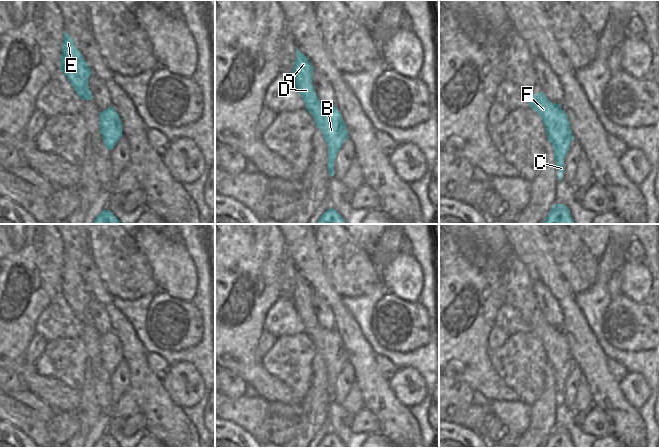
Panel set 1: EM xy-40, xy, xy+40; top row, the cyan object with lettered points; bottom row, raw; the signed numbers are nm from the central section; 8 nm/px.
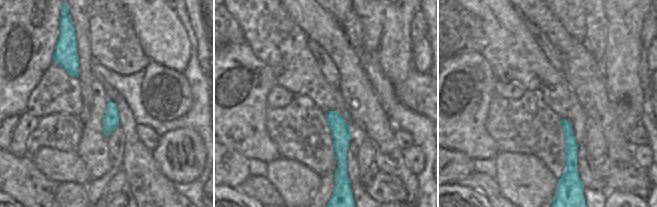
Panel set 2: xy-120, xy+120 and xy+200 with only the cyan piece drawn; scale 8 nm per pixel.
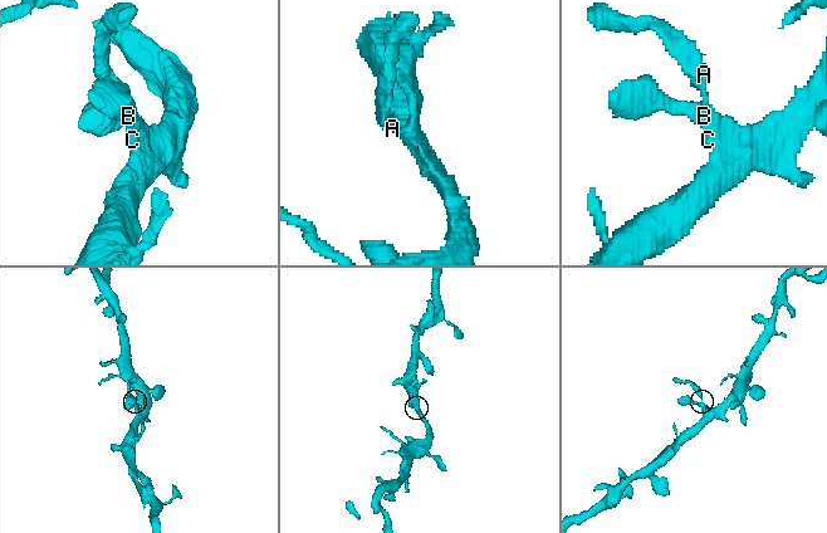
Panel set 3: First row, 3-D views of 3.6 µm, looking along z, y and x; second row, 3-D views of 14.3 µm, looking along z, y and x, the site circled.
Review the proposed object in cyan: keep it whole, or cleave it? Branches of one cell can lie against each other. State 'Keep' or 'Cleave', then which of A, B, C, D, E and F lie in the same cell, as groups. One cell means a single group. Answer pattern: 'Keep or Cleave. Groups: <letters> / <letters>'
Cleave. Groups: A D E / B C F

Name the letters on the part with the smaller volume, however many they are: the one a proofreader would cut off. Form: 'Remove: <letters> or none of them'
Remove: A, D, E

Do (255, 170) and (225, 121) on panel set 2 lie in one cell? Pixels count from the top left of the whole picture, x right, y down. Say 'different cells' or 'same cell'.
different cells

